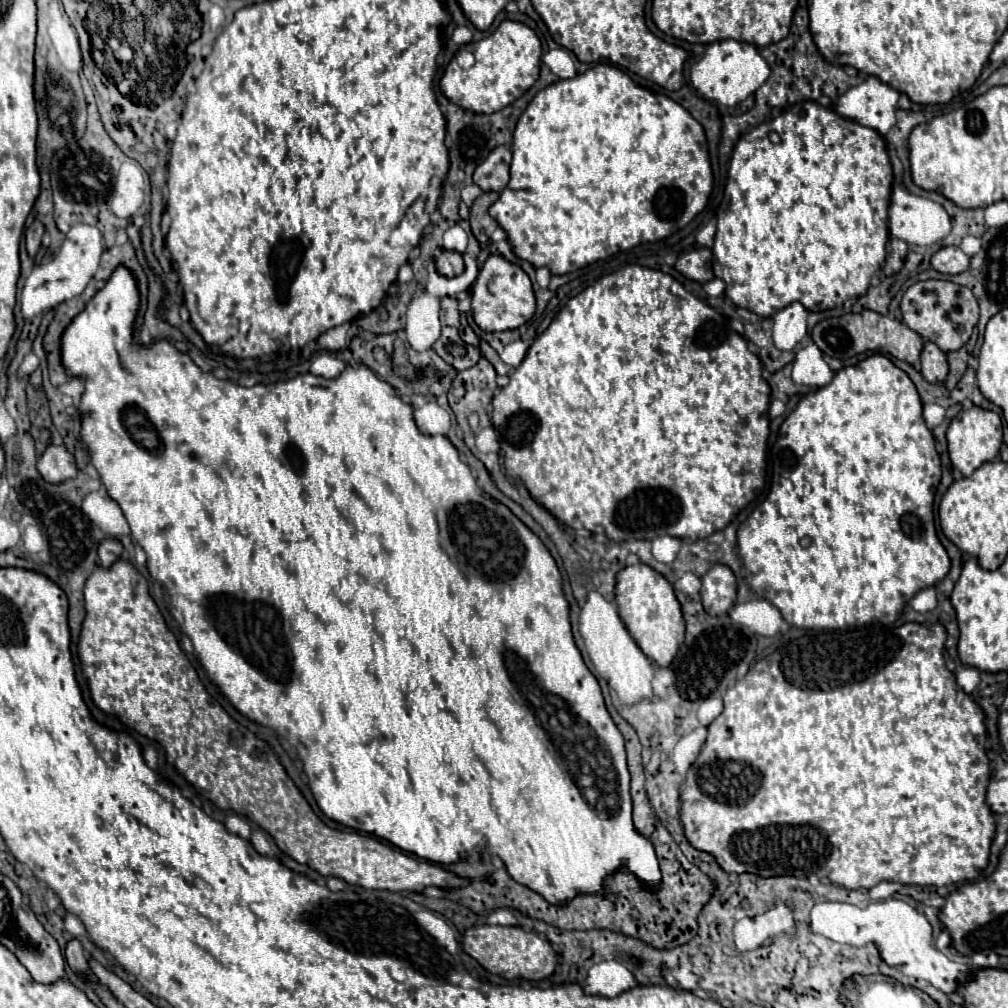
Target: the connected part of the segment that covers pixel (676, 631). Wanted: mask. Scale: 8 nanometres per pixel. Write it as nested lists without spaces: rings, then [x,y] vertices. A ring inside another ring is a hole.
[[[646,563],[628,565],[616,573],[614,603],[622,623],[626,625],[630,637],[638,643],[640,651],[658,667],[670,667],[678,649],[684,643],[684,615],[682,605],[676,599],[672,583]]]

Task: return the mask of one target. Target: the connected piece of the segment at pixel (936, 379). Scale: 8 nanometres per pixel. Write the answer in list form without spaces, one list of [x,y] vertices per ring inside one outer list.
[[[930,341],[924,343],[924,349],[922,349],[922,375],[928,383],[944,383],[948,375],[946,353]]]

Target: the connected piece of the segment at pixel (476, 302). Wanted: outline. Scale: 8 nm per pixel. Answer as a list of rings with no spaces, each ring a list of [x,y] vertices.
[[[490,255],[472,285],[472,313],[480,329],[484,331],[506,331],[524,325],[536,311],[536,299],[530,277],[520,265],[510,263],[502,255]]]

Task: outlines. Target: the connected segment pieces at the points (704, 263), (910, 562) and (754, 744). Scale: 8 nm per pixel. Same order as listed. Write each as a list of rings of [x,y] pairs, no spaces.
[[[700,247],[694,251],[688,251],[678,257],[676,271],[680,271],[684,277],[694,279],[698,283],[708,283],[714,279],[712,273],[712,251],[708,247]]]
[[[880,353],[870,355],[868,359],[864,359],[854,367],[840,369],[834,375],[834,381],[828,383],[826,387],[820,387],[804,395],[802,401],[796,405],[796,409],[792,411],[792,415],[788,415],[786,421],[782,423],[776,445],[770,451],[770,457],[772,457],[770,493],[764,499],[764,503],[760,503],[750,513],[750,517],[740,525],[738,551],[746,567],[746,581],[750,589],[758,597],[774,603],[790,625],[802,629],[842,629],[842,627],[864,625],[870,621],[880,621],[884,625],[890,625],[898,619],[898,613],[920,589],[936,585],[950,571],[950,557],[936,535],[934,509],[932,509],[934,491],[940,483],[940,455],[934,449],[934,435],[922,419],[922,401],[914,383],[888,357]]]
[[[904,623],[900,627],[884,627],[884,625],[866,625],[866,627],[858,627],[858,629],[848,629],[848,631],[818,631],[812,635],[804,635],[800,639],[790,641],[788,645],[780,647],[778,651],[774,651],[770,657],[760,659],[758,663],[754,663],[750,667],[750,671],[746,673],[746,677],[742,677],[740,681],[736,681],[736,685],[732,685],[726,695],[724,695],[724,711],[718,719],[714,719],[708,727],[708,739],[704,743],[704,749],[700,751],[696,763],[690,767],[688,775],[686,775],[686,783],[682,787],[682,823],[684,823],[684,831],[688,841],[700,849],[700,851],[708,851],[712,853],[720,867],[728,873],[756,873],[760,877],[776,877],[776,875],[794,875],[794,877],[810,877],[816,875],[818,879],[828,879],[840,887],[846,889],[870,889],[874,885],[878,885],[880,881],[898,881],[902,885],[950,885],[950,883],[958,883],[958,881],[972,881],[980,875],[980,871],[988,865],[990,859],[990,845],[992,839],[996,835],[996,815],[994,811],[986,805],[986,787],[990,783],[992,777],[992,769],[990,769],[990,761],[986,755],[986,727],[984,727],[984,711],[982,707],[968,695],[964,693],[952,671],[948,671],[946,663],[944,663],[944,643],[946,643],[946,629],[940,623],[934,623],[930,627],[924,627],[920,623]]]

